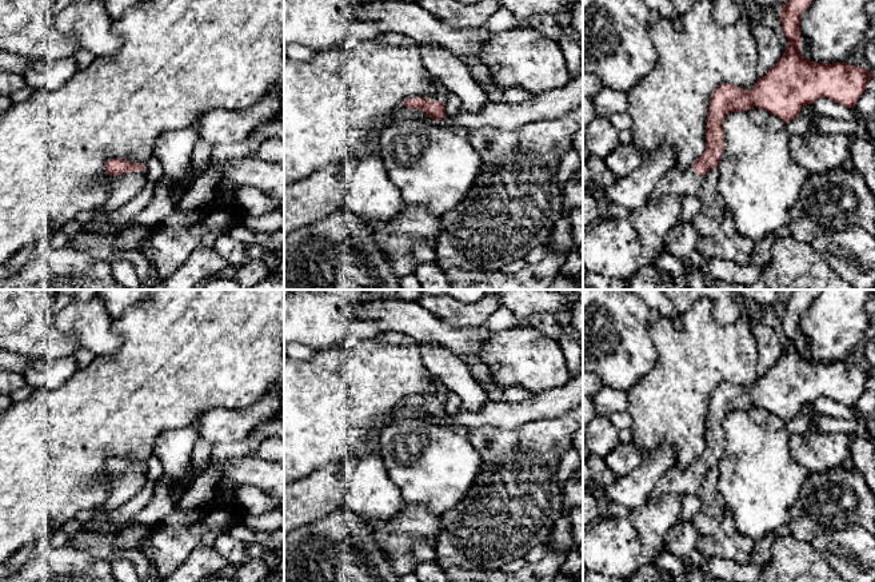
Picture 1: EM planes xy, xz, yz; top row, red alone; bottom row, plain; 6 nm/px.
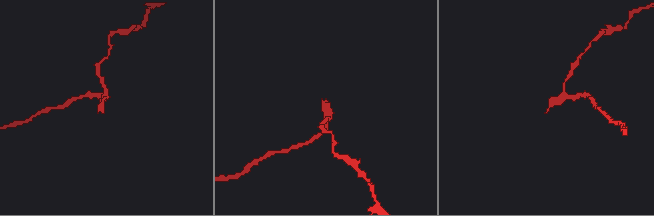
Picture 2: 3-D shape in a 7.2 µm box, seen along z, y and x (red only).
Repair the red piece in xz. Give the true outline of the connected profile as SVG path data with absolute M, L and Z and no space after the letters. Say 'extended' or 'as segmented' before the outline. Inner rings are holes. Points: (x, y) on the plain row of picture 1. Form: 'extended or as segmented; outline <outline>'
extended; outline M428 374L429 382L435 387L435 392L429 396L405 398L404 404L408 407L416 407L425 411L427 416L442 419L446 418L444 400L448 390L433 376Z

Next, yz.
extended; outline M794 290L788 302L782 306L780 319L783 331L788 339L786 351L778 362L755 382L752 390L743 388L738 384L724 382L711 394L708 419L706 426L706 450L687 469L678 466L671 467L655 485L650 501L659 498L666 493L680 495L702 497L702 477L711 469L716 467L724 453L723 420L731 411L748 410L755 404L776 414L786 422L795 418L800 408L807 403L814 403L819 396L828 396L840 404L855 407L859 396L867 388L867 382L874 378L866 366L855 366L844 360L835 363L819 363L802 355L800 346L800 316L808 307L810 302L818 295L819 290Z

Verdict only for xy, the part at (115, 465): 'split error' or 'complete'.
split error

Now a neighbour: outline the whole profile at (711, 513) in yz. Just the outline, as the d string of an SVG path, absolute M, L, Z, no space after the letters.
M711 467L702 477L702 506L691 522L702 535L711 535L716 531L724 518L727 506L718 490L718 469Z

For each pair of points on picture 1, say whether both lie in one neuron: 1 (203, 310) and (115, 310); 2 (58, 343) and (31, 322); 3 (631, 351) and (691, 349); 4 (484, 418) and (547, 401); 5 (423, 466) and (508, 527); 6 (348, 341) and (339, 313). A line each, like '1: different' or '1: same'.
1: different
2: same
3: different
4: same
5: different
6: different

